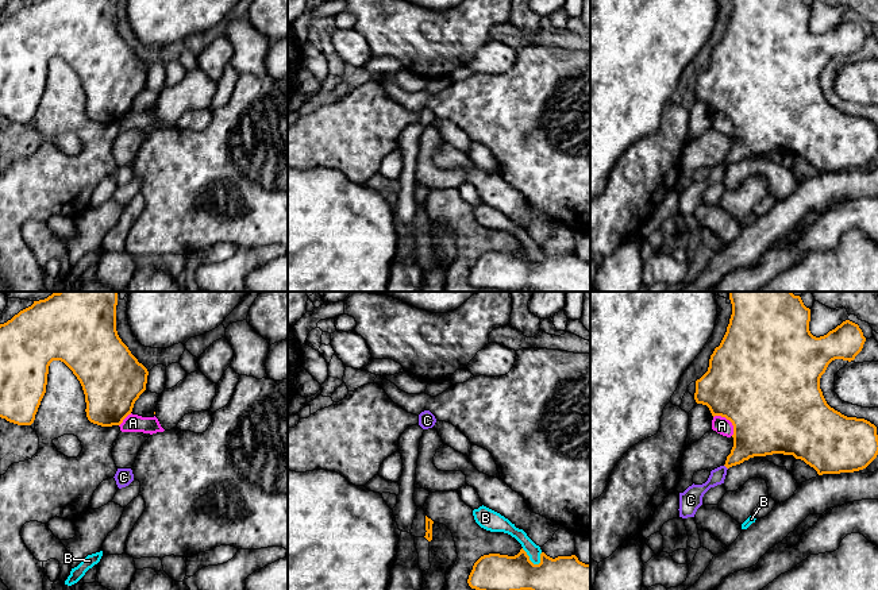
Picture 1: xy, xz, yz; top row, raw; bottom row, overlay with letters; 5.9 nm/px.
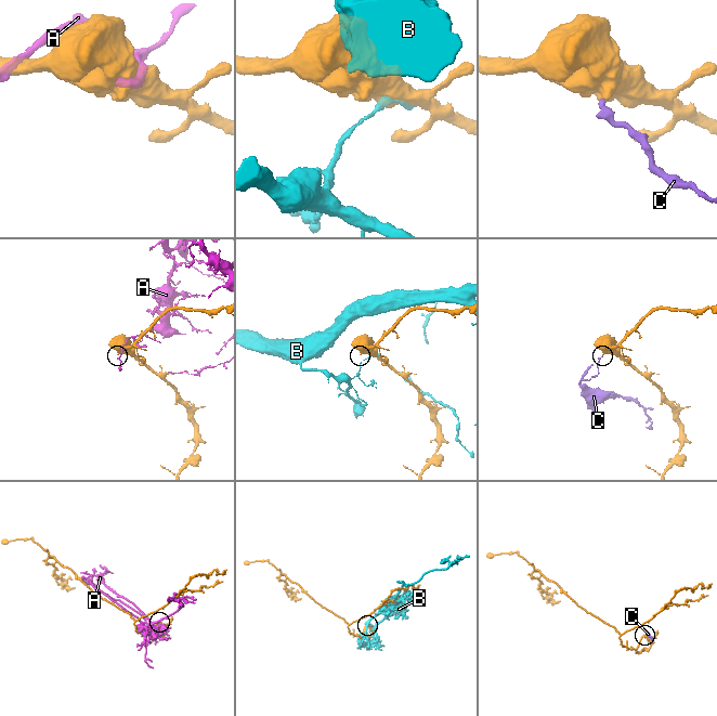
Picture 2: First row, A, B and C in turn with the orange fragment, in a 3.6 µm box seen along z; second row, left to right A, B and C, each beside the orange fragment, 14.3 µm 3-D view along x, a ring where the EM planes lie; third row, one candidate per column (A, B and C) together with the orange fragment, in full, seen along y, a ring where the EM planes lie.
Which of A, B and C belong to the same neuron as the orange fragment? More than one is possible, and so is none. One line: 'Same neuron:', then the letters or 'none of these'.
Same neuron: none of these

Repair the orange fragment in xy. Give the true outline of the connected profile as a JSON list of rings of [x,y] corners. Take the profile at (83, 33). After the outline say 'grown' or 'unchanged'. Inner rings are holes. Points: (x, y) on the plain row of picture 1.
[[[34,0],[7,20],[0,22],[0,115],[18,123],[31,123],[46,90],[49,63],[53,58],[61,58],[73,69],[82,84],[88,117],[101,124],[120,123],[123,117],[131,112],[135,99],[146,88],[149,69],[142,61],[138,59],[118,32],[116,3],[118,0]]]; unchanged

